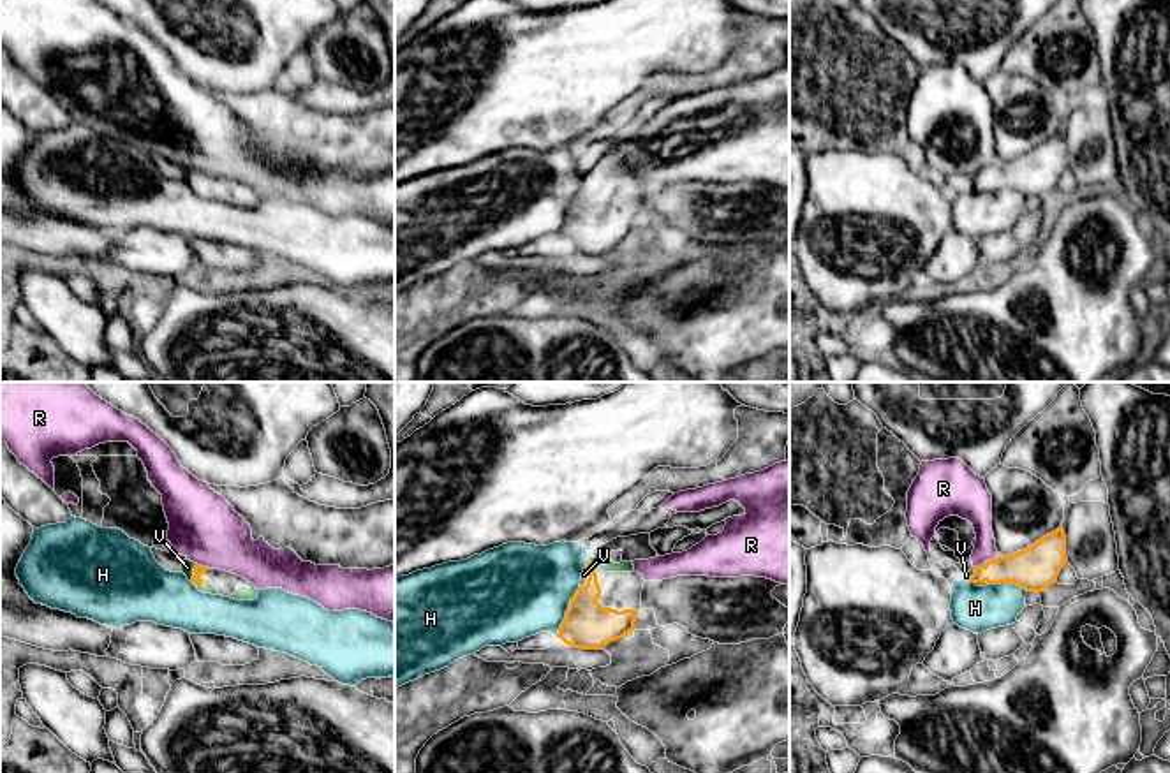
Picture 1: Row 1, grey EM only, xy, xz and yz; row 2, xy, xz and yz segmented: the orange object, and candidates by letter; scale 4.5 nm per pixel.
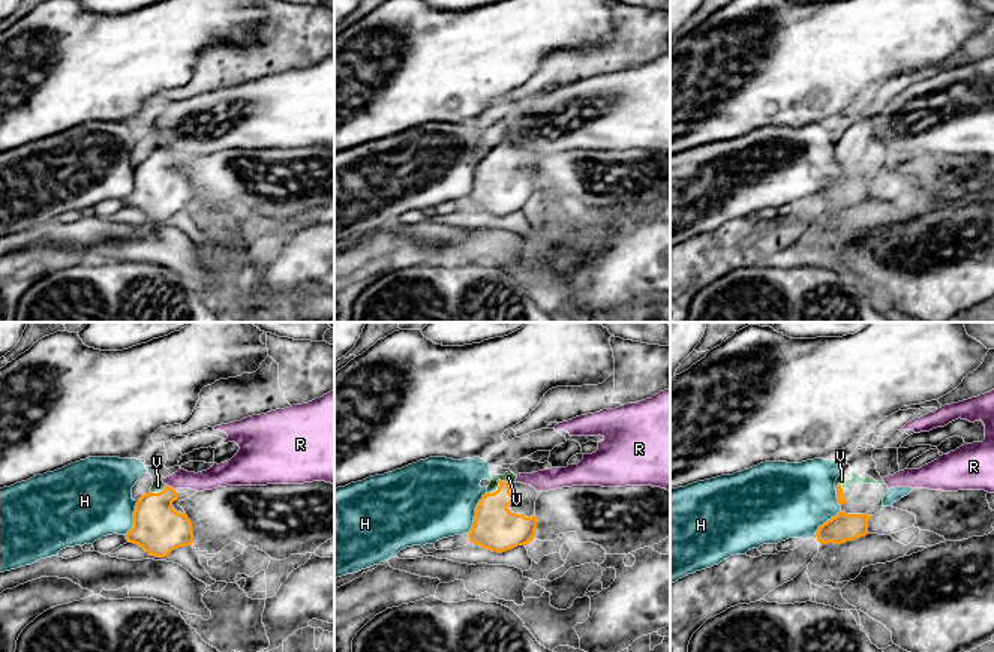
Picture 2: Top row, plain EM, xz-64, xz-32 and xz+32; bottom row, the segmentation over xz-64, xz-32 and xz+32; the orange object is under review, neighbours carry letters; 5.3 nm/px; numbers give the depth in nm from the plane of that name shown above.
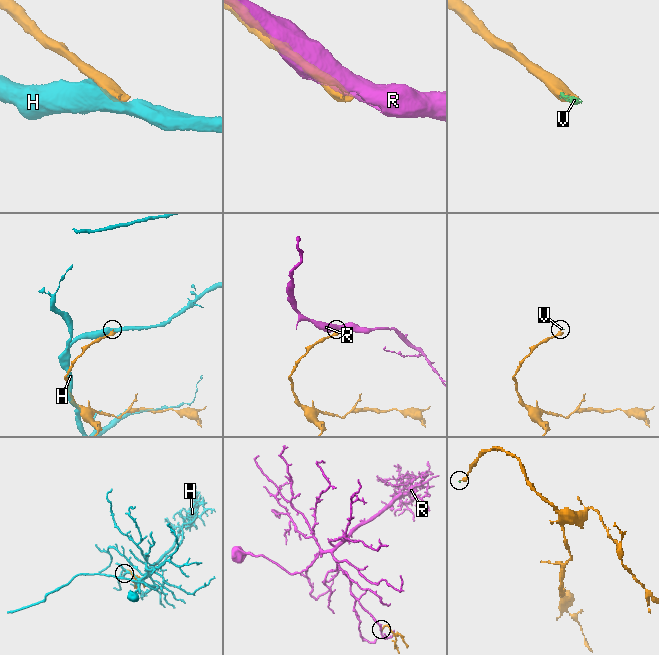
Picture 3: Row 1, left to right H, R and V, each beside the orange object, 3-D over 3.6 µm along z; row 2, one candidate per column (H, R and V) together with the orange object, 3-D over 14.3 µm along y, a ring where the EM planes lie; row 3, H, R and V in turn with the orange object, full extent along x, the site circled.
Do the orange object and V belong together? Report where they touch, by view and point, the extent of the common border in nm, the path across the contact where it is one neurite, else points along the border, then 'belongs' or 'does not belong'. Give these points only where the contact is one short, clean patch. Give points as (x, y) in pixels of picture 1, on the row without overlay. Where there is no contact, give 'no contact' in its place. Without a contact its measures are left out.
xy (192, 182) | 110 nm | across xy (198, 175), (192, 182), (187, 173) | belongs

